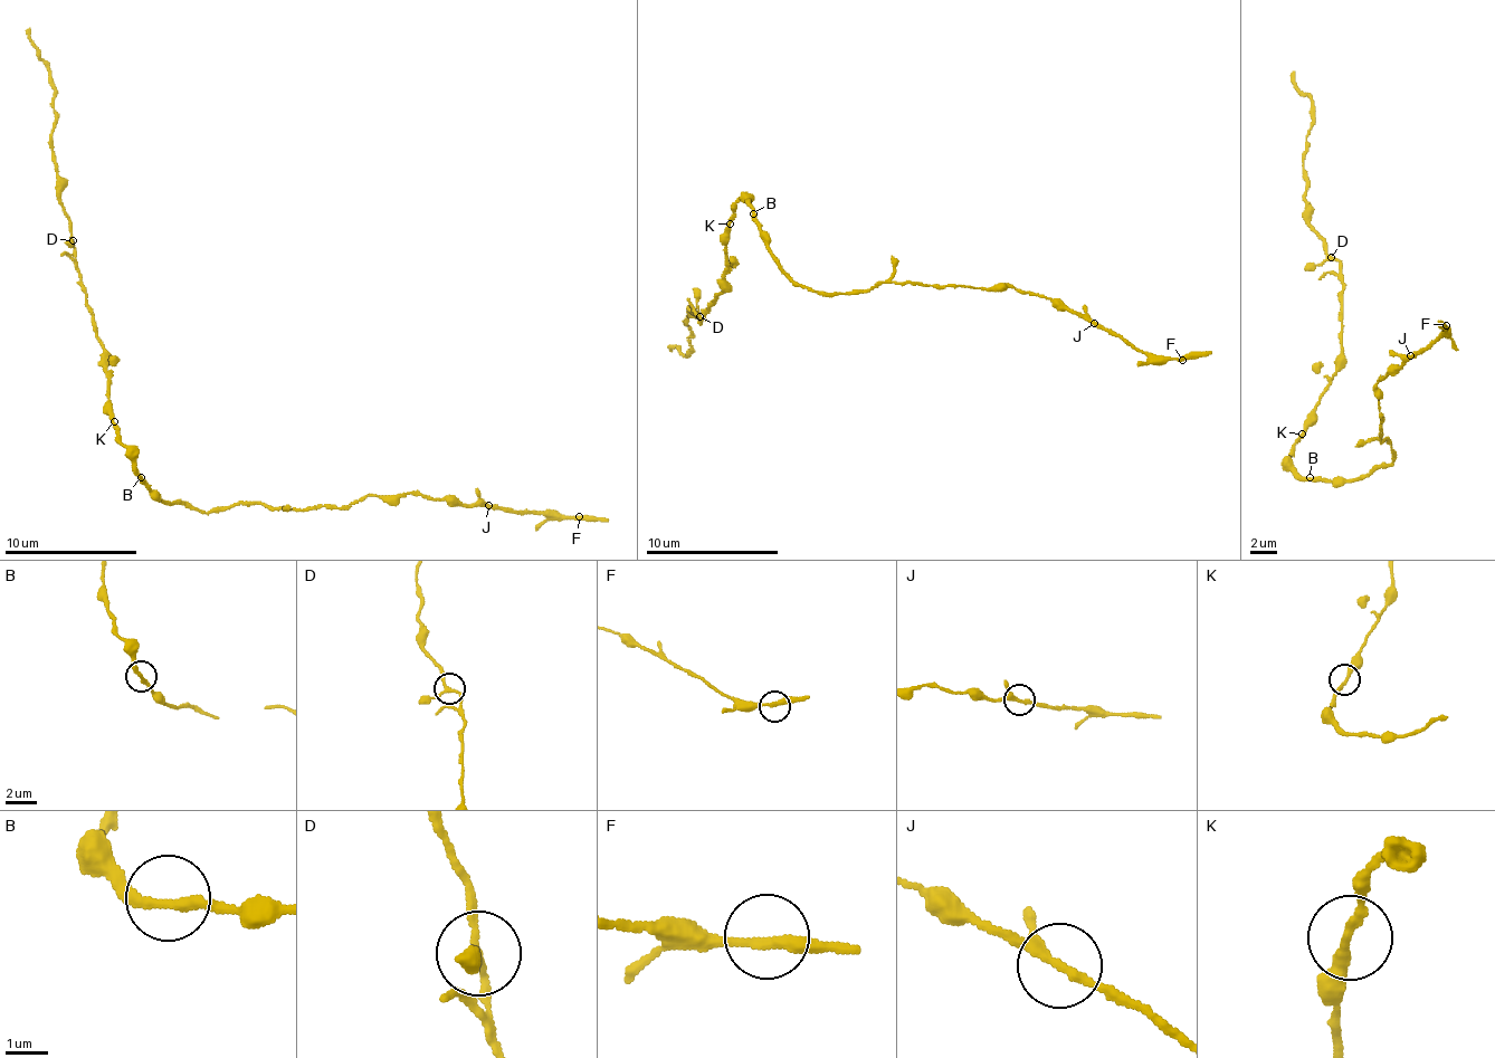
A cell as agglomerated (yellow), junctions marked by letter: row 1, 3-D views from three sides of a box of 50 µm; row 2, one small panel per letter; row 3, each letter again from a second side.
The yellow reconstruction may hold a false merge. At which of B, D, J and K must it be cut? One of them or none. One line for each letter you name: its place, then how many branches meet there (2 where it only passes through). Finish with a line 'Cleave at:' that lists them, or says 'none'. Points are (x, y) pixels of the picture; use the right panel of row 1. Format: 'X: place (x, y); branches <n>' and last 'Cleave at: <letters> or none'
Cleave at: none

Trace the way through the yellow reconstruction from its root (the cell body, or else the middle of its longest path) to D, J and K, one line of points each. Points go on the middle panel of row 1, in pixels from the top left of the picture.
D: (756, 212), (738, 200), (727, 229), (723, 294), (716, 296), (704, 320), (701, 317), (702, 323), (700, 316)
J: (756, 212), (772, 259), (812, 291), (868, 292), (882, 284), (921, 282), (1013, 287), (1060, 298), (1093, 324)
K: (756, 212), (738, 200), (730, 224)

